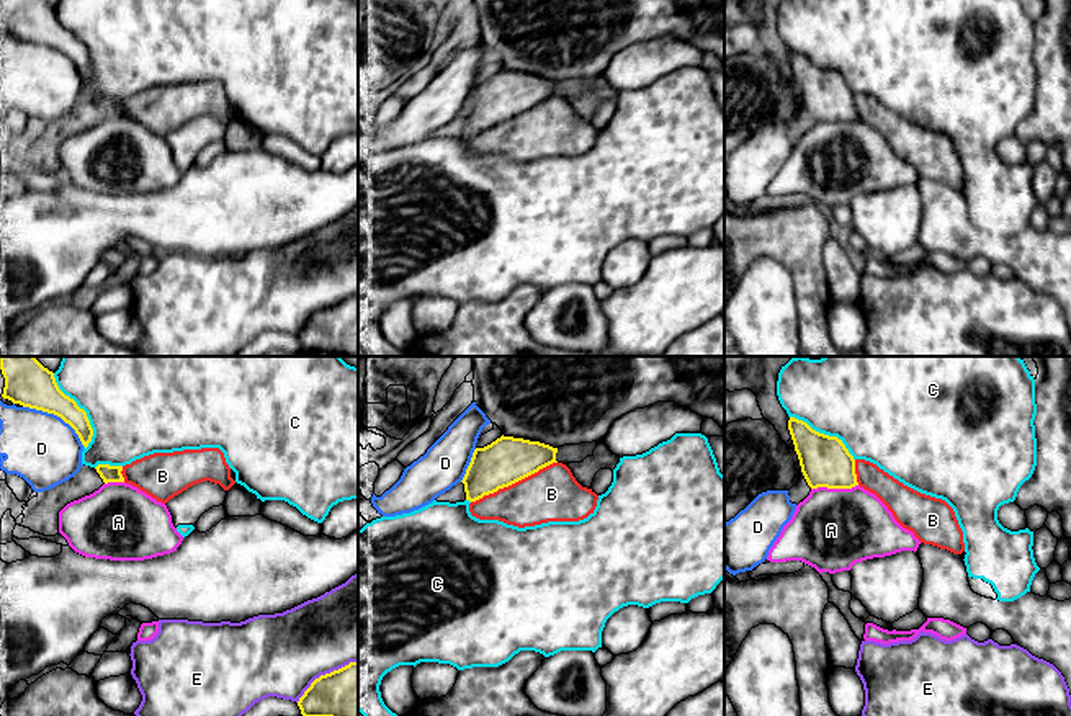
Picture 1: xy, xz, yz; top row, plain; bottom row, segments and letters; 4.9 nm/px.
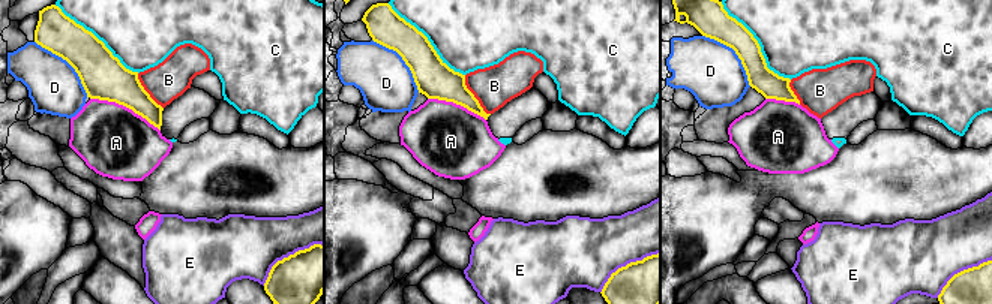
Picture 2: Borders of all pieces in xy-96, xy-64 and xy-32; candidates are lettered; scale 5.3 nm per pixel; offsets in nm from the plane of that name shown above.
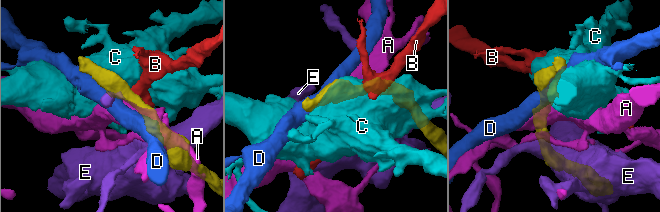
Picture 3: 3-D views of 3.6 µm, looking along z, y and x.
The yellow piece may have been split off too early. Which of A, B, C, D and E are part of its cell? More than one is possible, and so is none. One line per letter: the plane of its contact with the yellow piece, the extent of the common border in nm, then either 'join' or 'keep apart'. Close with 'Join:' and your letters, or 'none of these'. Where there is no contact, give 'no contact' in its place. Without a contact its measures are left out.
A: yz | 240 nm | keep apart
B: xz | 460 nm | join
C: xy | 400 nm | keep apart
D: xy | 360 nm | keep apart
E: xy | 360 nm | keep apart
Join: B

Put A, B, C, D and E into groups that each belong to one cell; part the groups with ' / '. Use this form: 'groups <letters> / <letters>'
groups A / B / C / D / E

